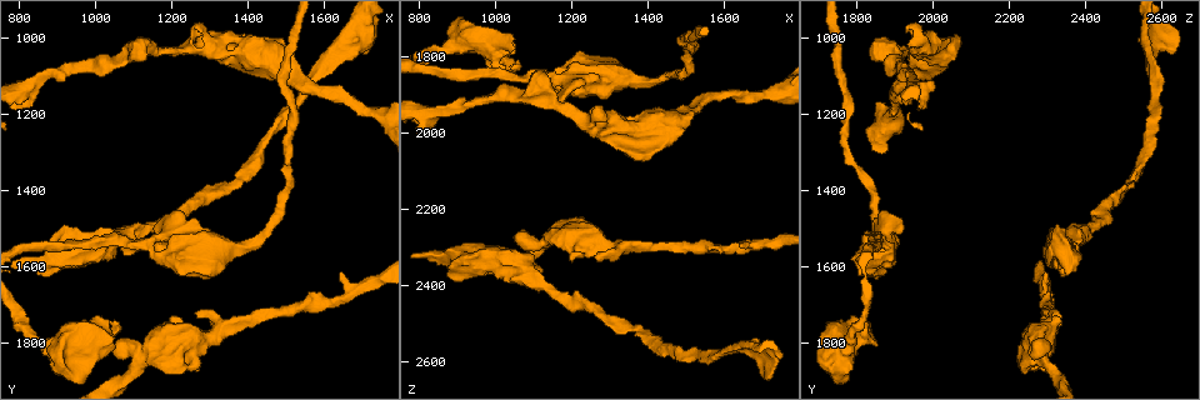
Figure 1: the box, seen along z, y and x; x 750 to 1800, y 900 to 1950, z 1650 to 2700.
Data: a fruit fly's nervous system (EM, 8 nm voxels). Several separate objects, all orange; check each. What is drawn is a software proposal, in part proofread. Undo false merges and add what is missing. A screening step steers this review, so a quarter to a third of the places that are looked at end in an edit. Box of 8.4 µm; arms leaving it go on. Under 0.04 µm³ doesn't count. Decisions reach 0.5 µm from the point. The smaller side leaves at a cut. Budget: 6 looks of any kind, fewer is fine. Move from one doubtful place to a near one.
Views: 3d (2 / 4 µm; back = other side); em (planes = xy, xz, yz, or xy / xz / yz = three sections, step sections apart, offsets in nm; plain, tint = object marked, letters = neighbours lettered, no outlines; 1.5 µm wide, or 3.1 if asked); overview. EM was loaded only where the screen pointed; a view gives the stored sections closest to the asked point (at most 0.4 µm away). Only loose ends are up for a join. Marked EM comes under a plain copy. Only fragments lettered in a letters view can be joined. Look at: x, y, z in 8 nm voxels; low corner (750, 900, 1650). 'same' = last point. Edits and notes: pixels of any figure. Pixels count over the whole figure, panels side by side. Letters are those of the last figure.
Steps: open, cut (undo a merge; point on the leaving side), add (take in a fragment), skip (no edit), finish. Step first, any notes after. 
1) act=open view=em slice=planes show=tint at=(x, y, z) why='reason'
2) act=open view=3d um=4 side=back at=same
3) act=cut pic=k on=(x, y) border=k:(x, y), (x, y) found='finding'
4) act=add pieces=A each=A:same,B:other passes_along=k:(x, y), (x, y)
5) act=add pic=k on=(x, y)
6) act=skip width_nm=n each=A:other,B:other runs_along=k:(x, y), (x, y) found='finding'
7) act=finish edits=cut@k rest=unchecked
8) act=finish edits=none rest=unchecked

act=open view=em slice=planes show=letters at=(1135, 1015, 1850) why='branch stops here'

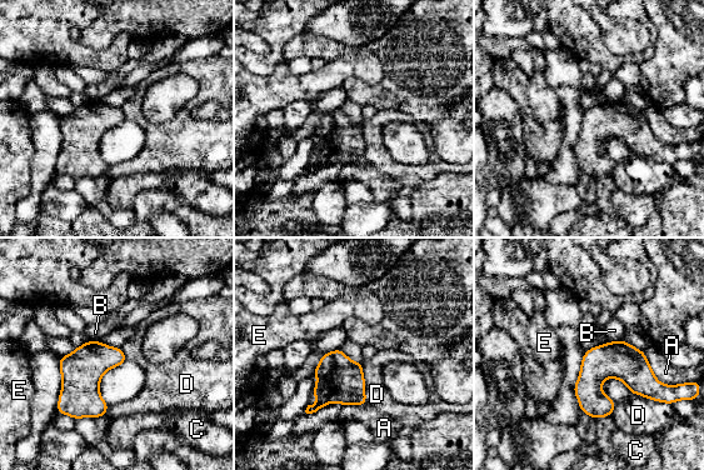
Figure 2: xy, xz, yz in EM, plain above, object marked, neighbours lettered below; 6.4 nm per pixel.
act=skip each=A:other,B:other,C:other,D:other,E:other border=2:(362, 363), (365, 399), (368, 401) found='none of them fits'

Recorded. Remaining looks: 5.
act=open view=em slice=planes show=tint at=(1745, 1195, 1900)

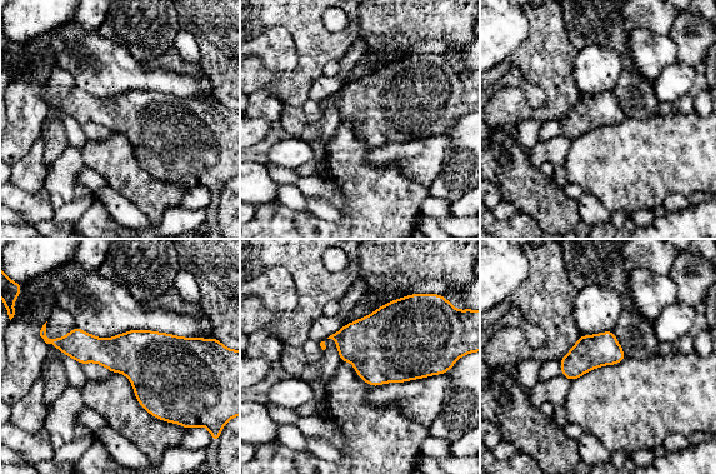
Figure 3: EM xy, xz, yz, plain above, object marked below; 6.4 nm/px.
act=open view=em slice=planes show=letters at=same why='what lies round it'

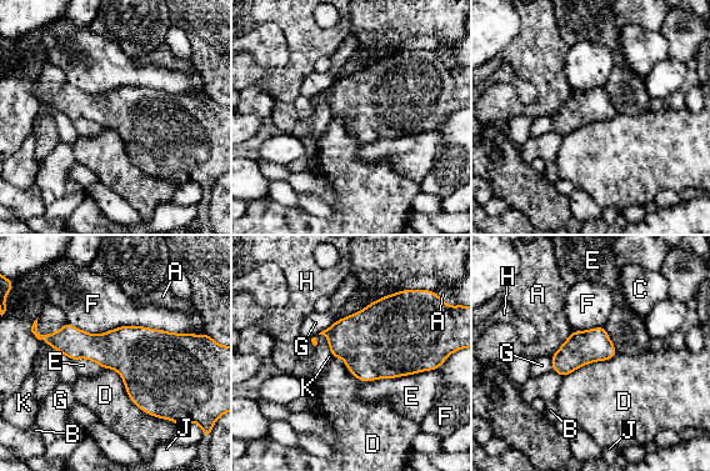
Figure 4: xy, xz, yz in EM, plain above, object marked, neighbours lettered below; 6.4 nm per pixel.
act=skip each=A:other,B:other,C:other,D:other,E:other,F:other,G:other,H:other,J:other,K:other border=4:(68, 322), (93, 334), (196, 335) found='all the same neuron'

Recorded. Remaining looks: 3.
act=open view=3d um=2 at=(1040, 1570, 2385) why='stops while still wide'

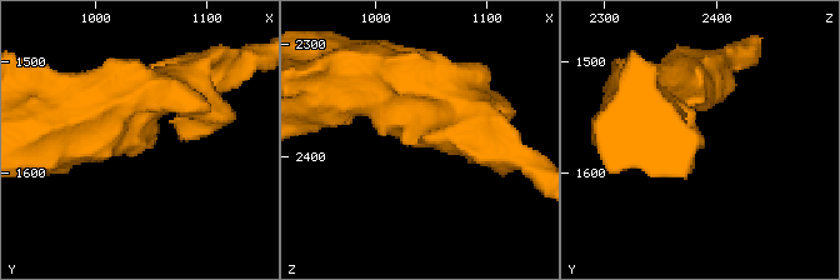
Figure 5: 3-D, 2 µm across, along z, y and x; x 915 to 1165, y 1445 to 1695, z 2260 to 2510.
act=open view=em slice=planes show=tint at=(1048, 1576, 2392) why='now the EM'

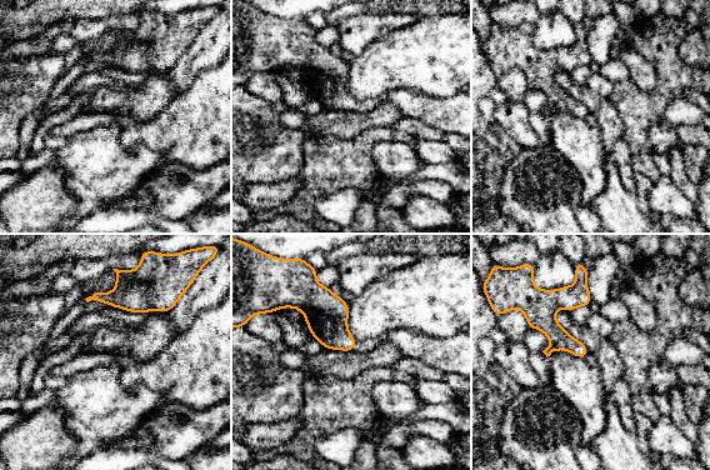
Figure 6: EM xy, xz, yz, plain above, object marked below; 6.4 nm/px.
act=open view=em slice=planes show=letters at=same

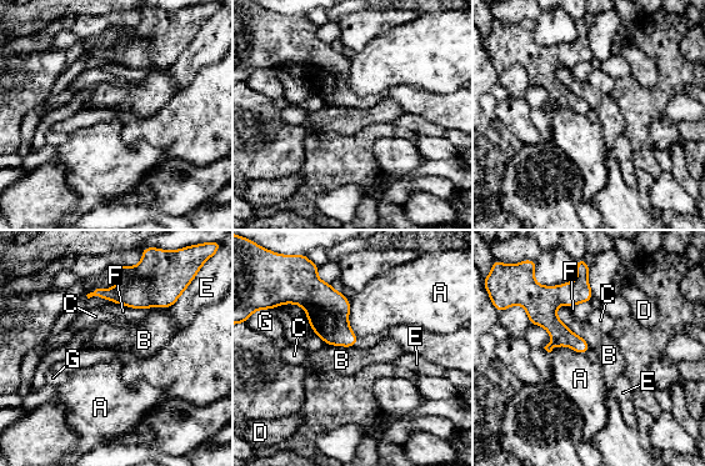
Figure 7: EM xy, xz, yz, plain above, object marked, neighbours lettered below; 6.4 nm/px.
act=skip longest_contact=B:340nm each=A:other,B:other,C:other,D:other,E:other,F:other,G:other found='none of them fits'

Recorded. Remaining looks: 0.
act=finish edits=none rest=unchecked

